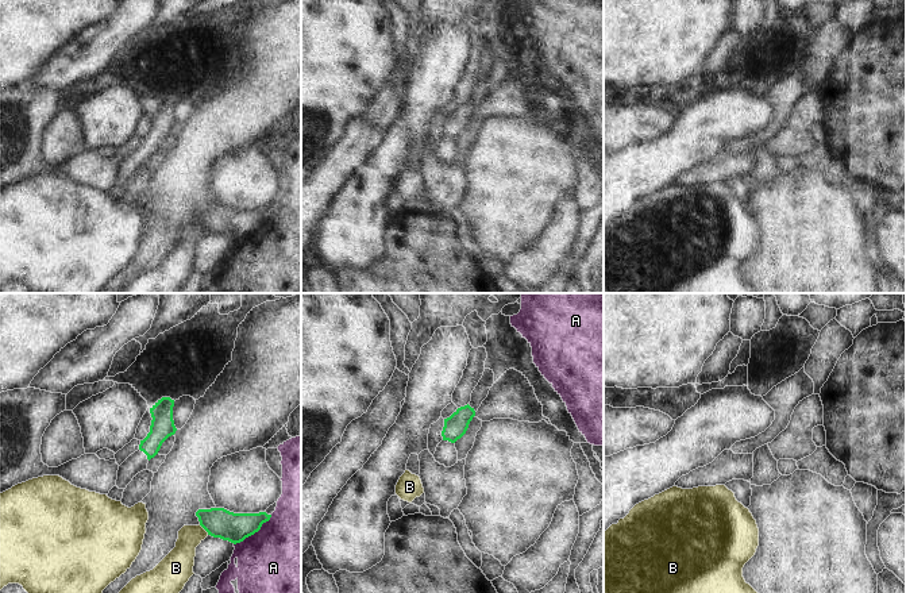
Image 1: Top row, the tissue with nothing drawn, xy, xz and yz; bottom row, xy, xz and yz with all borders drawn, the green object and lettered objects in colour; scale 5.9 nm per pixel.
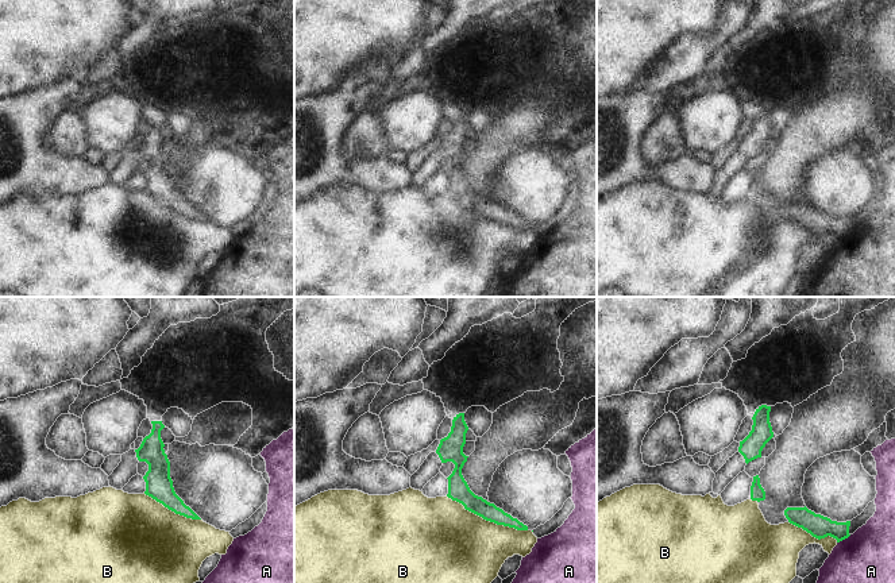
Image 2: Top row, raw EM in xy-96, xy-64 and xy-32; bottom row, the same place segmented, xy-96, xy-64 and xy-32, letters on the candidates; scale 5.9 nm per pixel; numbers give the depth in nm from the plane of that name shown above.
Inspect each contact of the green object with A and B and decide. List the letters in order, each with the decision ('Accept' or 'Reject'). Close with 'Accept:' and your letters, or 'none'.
A: Reject
B: Reject
Accept: none.

